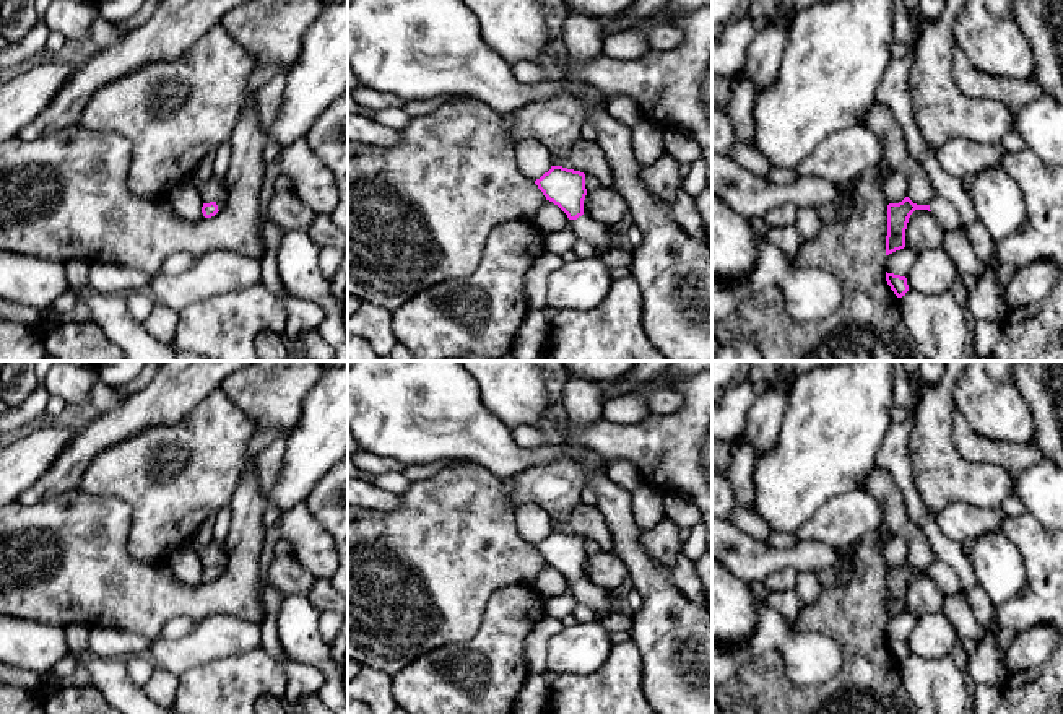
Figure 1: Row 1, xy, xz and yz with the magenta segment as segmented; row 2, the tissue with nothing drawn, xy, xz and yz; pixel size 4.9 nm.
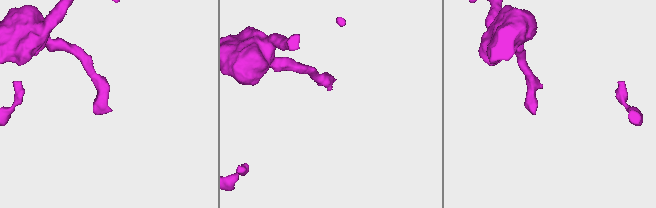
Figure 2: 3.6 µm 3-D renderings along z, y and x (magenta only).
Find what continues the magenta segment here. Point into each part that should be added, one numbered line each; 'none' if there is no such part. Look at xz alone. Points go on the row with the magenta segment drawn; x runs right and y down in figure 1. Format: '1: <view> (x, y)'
1: xz (595, 233)

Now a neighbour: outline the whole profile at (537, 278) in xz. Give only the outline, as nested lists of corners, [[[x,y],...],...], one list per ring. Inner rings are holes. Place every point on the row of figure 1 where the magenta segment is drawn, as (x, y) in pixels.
[[[545,250],[530,267],[525,276],[525,293],[532,309],[545,309],[548,278],[562,265],[562,257]]]

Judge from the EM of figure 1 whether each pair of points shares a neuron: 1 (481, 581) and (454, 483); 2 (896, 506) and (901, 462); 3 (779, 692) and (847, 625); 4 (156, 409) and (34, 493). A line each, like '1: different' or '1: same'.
1: same
2: different
3: same
4: same

